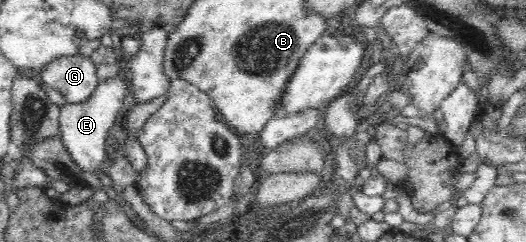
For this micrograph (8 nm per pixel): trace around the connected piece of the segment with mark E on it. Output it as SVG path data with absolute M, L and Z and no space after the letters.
M141 34L136 36L121 36L116 38L116 46L118 48L118 60L121 63L121 71L117 77L99 80L97 89L81 103L67 102L60 108L59 130L61 130L61 140L65 144L65 148L71 154L71 158L75 164L83 170L83 172L102 173L102 165L106 160L106 146L109 129L121 114L123 109L123 101L128 95L129 79L129 61L137 55L142 43Z

